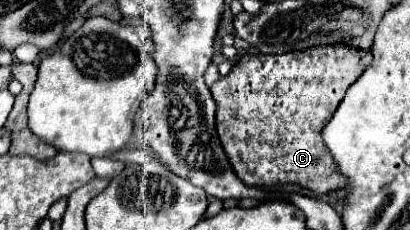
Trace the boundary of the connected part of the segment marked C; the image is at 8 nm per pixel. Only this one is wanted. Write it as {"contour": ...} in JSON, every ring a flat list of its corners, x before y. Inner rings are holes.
{"contour":[[315,46,303,52,287,52,279,56,243,56,229,76,219,78,211,86,217,102,217,132,237,176,247,186,277,188,297,184,315,194,329,194,345,188,345,178,333,170,333,158,321,140,321,128,335,114,347,88,371,64,371,52,349,46]]}

